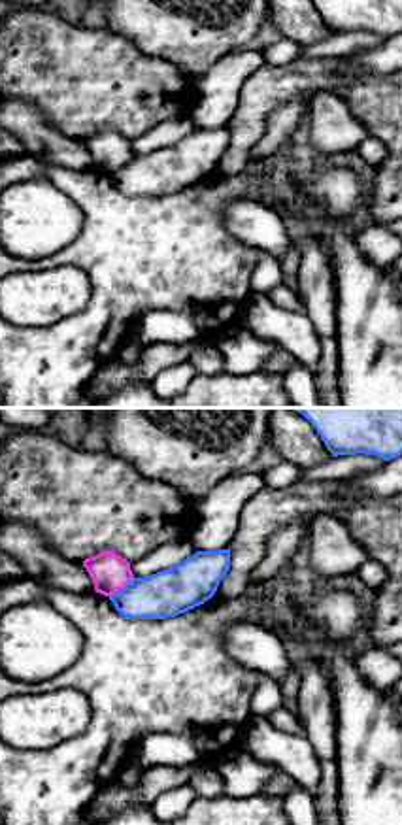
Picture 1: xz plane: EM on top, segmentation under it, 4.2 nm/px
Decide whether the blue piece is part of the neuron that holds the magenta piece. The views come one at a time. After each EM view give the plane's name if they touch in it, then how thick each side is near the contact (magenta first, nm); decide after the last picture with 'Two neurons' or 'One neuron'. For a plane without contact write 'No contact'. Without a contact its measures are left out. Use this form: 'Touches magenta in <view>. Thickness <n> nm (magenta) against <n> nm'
Touches magenta in xz. Thickness 170 nm (magenta) against 200 nm

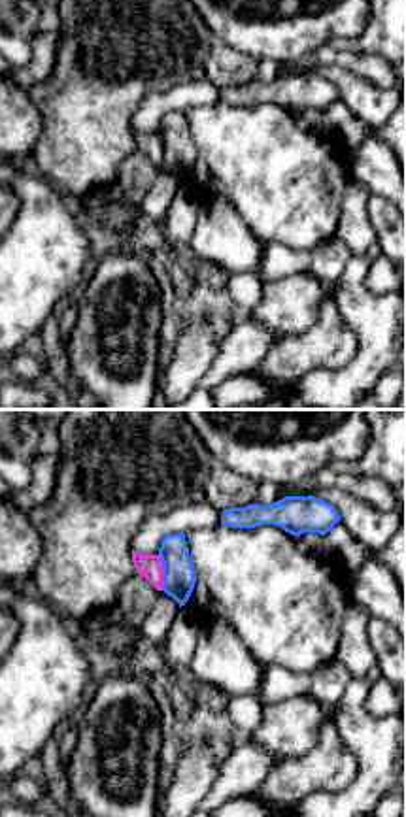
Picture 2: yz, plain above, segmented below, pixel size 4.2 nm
Touches magenta in yz. Thickness 110 nm (magenta) against 140 nm

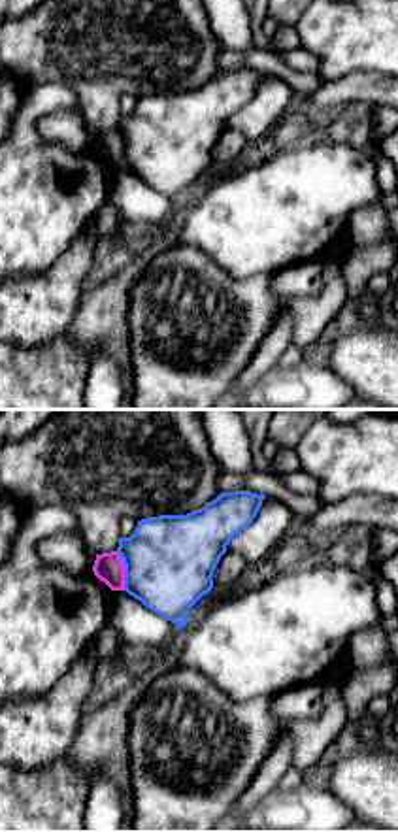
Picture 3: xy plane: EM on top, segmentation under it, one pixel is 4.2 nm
Touches magenta in xy. Thickness 130 nm (magenta) against 380 nm

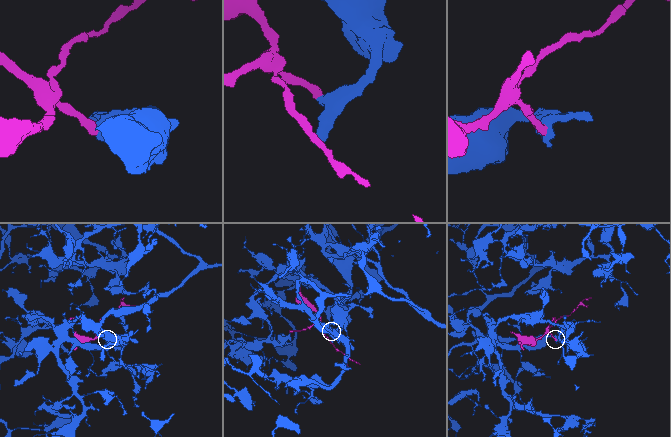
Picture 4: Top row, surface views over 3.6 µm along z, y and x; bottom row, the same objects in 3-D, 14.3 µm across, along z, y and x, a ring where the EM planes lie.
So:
Two neurons

